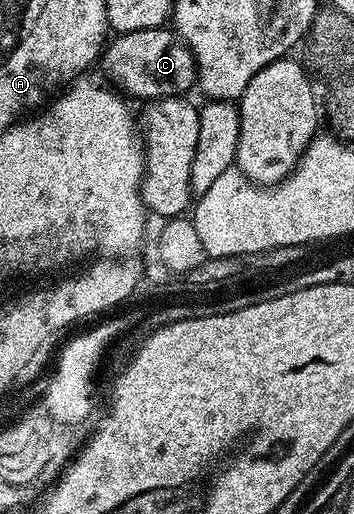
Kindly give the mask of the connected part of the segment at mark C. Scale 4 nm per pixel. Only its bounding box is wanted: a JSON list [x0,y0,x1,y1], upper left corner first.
[99,26,197,101]

